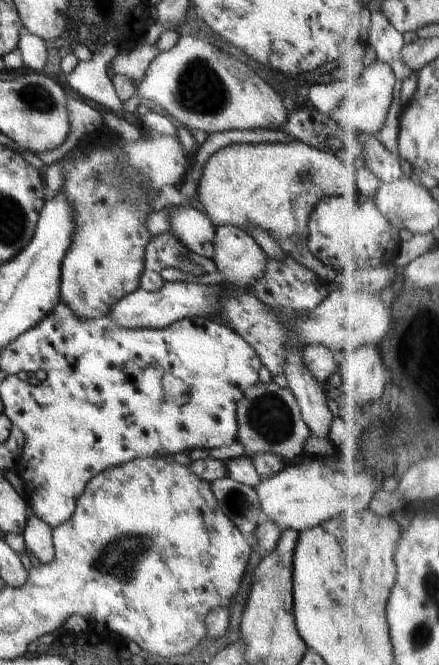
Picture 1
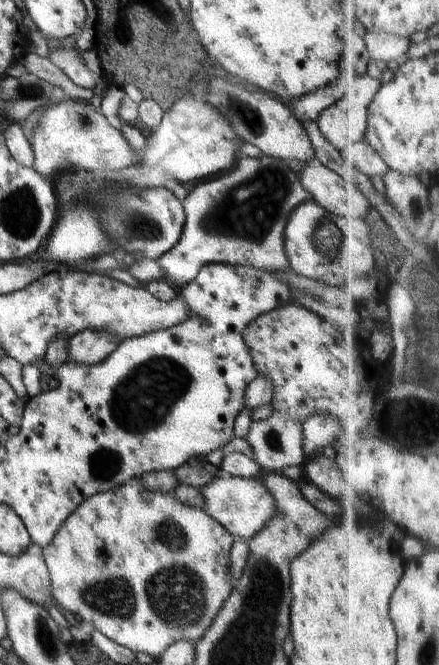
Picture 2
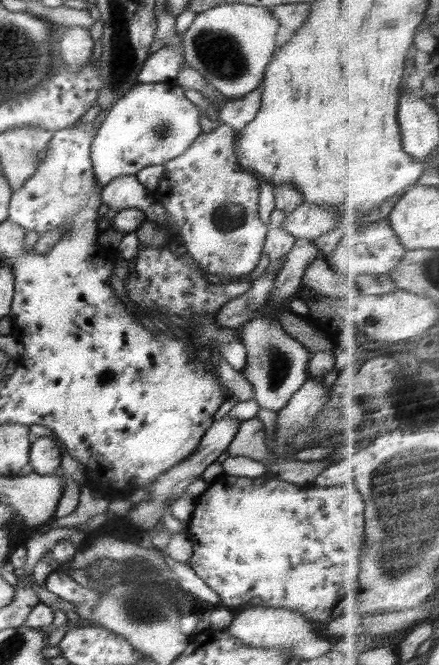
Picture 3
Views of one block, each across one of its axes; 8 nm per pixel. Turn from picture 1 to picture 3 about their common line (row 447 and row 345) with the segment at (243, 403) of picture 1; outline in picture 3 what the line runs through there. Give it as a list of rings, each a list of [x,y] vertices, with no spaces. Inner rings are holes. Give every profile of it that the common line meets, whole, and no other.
[[[264,314],[252,316],[240,325],[240,340],[247,350],[244,376],[252,384],[254,399],[259,408],[278,412],[310,378],[307,366],[311,352],[286,333],[276,319]]]

